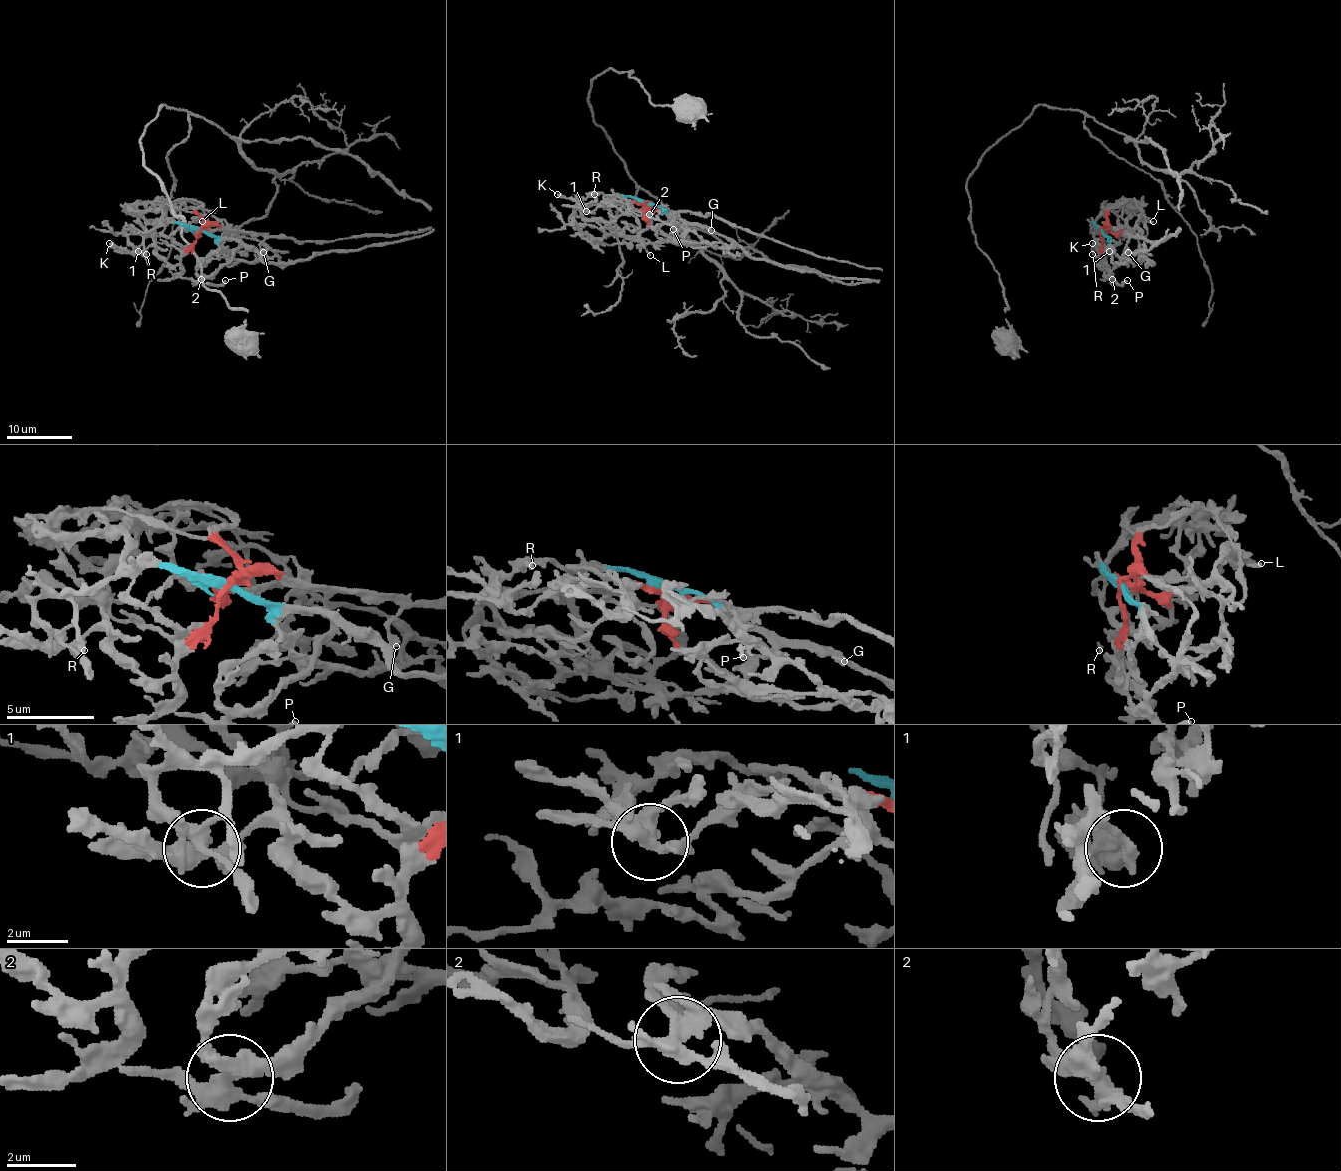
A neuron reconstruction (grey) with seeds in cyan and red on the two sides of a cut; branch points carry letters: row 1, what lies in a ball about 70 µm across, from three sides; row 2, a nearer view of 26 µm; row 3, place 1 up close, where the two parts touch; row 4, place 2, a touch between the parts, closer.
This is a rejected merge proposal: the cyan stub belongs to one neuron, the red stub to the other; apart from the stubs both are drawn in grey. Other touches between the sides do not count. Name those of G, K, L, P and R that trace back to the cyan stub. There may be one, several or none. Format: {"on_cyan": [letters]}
{"on_cyan": ["P", "R"]}

